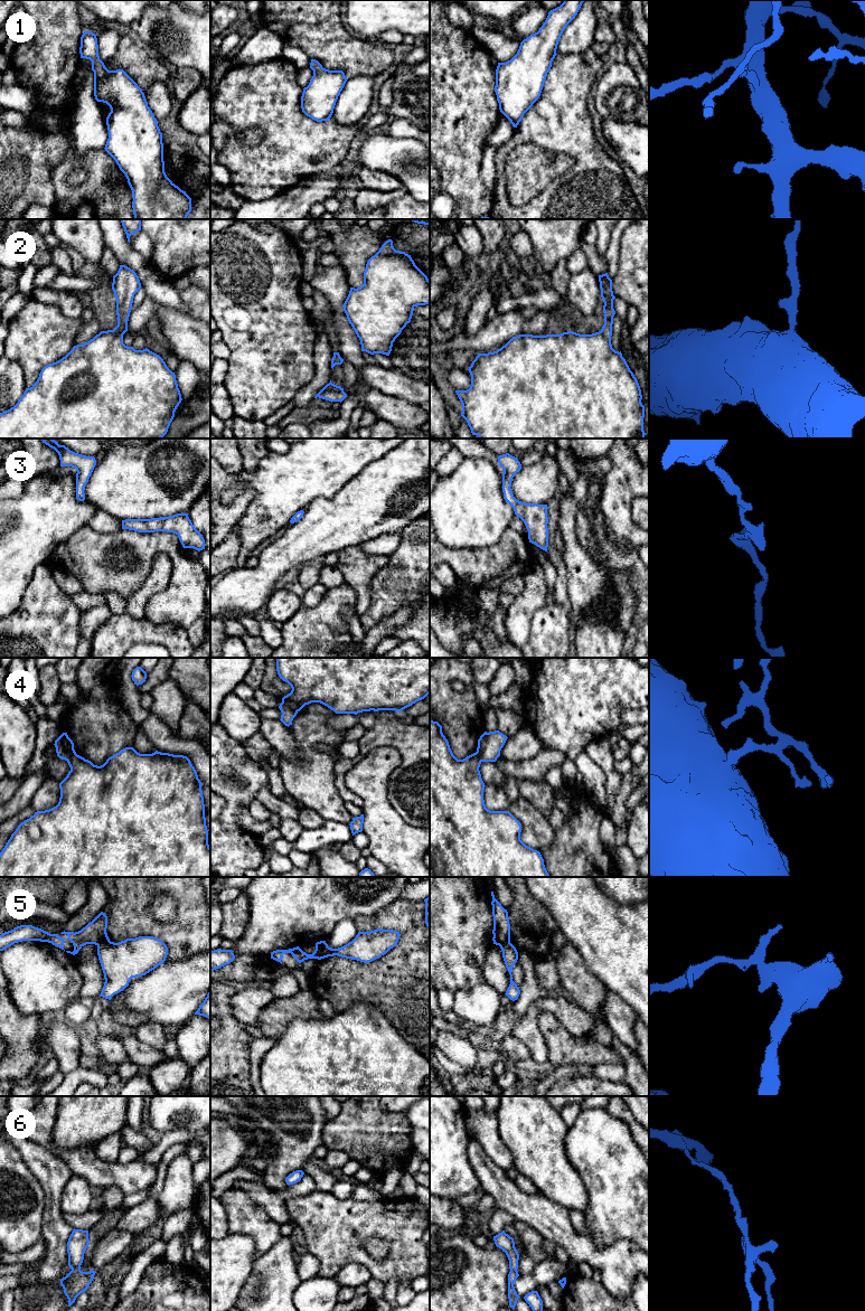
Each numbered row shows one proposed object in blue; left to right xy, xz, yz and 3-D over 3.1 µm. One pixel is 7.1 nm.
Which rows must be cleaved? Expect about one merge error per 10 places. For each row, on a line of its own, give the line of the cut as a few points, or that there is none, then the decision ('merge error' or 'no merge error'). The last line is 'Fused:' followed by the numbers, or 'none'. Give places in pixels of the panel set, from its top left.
1: cut none; no merge error
2: cut none; no merge error
3: cut none; no merge error
4: cut xz (281, 703), (297, 713); merge error
5: cut xz (328, 946), (317, 958); merge error
6: cut none; no merge error
Fused: 4, 5

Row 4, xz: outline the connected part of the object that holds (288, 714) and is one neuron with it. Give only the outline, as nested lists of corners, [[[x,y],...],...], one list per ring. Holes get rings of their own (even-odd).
[[[282,702],[279,706],[282,715],[281,715],[281,721],[285,725],[285,726],[290,726],[292,725],[292,720],[293,718],[297,716],[297,711],[286,707],[285,705],[283,705]]]

